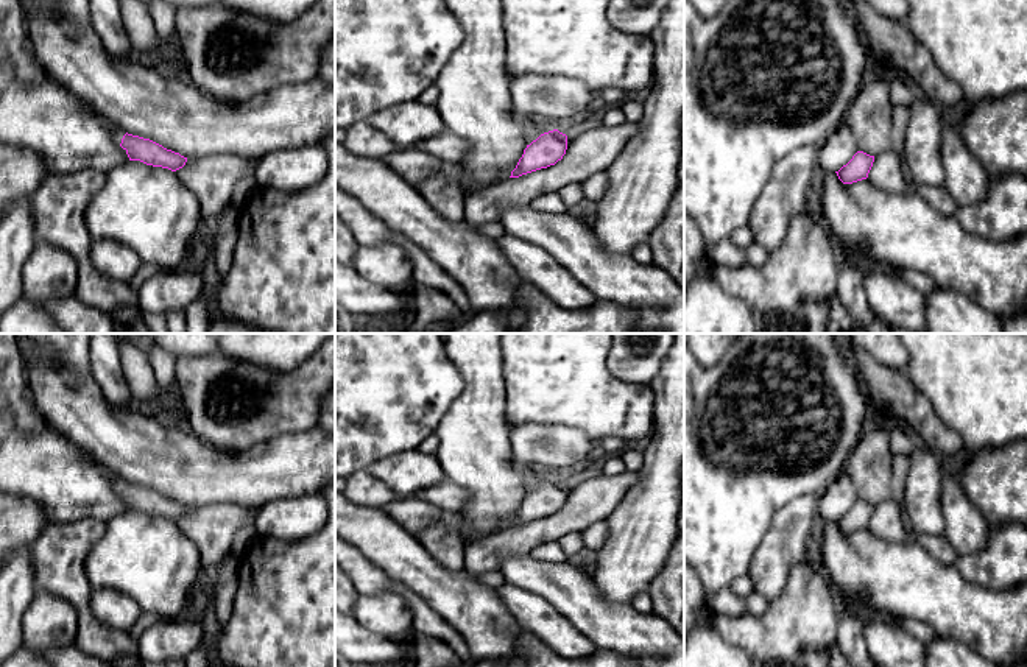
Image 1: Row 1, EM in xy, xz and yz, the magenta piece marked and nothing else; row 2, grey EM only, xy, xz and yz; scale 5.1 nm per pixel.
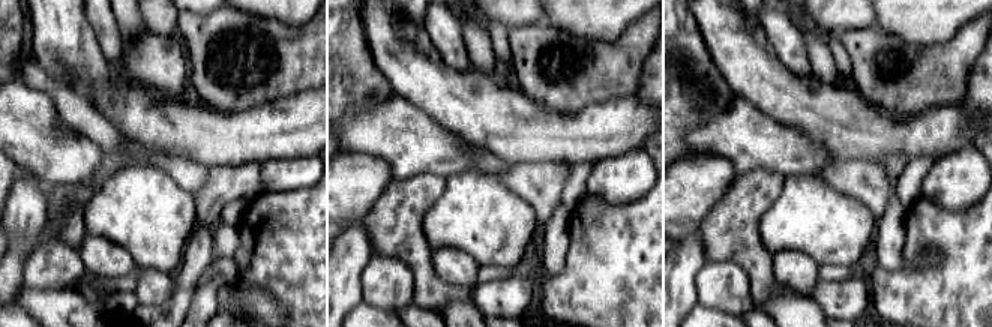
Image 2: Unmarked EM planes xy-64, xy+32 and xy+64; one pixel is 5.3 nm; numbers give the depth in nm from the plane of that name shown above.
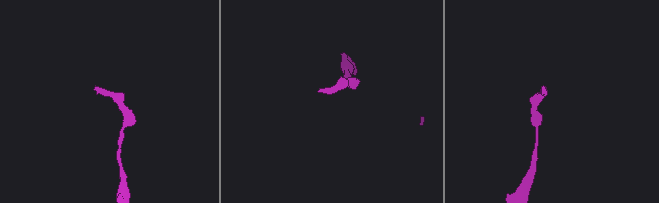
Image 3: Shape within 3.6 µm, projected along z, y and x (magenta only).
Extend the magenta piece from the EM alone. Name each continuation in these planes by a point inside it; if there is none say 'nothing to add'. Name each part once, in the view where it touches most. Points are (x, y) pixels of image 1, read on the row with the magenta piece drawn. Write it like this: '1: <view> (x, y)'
1: xy (117, 133)

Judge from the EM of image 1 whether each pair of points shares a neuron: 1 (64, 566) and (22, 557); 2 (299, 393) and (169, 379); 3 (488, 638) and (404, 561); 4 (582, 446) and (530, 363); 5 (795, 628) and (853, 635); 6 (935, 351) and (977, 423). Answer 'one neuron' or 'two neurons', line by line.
1: two neurons
2: two neurons
3: one neuron
4: two neurons
5: two neurons
6: one neuron

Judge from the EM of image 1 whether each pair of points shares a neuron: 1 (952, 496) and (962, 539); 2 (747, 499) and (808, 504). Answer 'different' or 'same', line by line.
1: same
2: different

